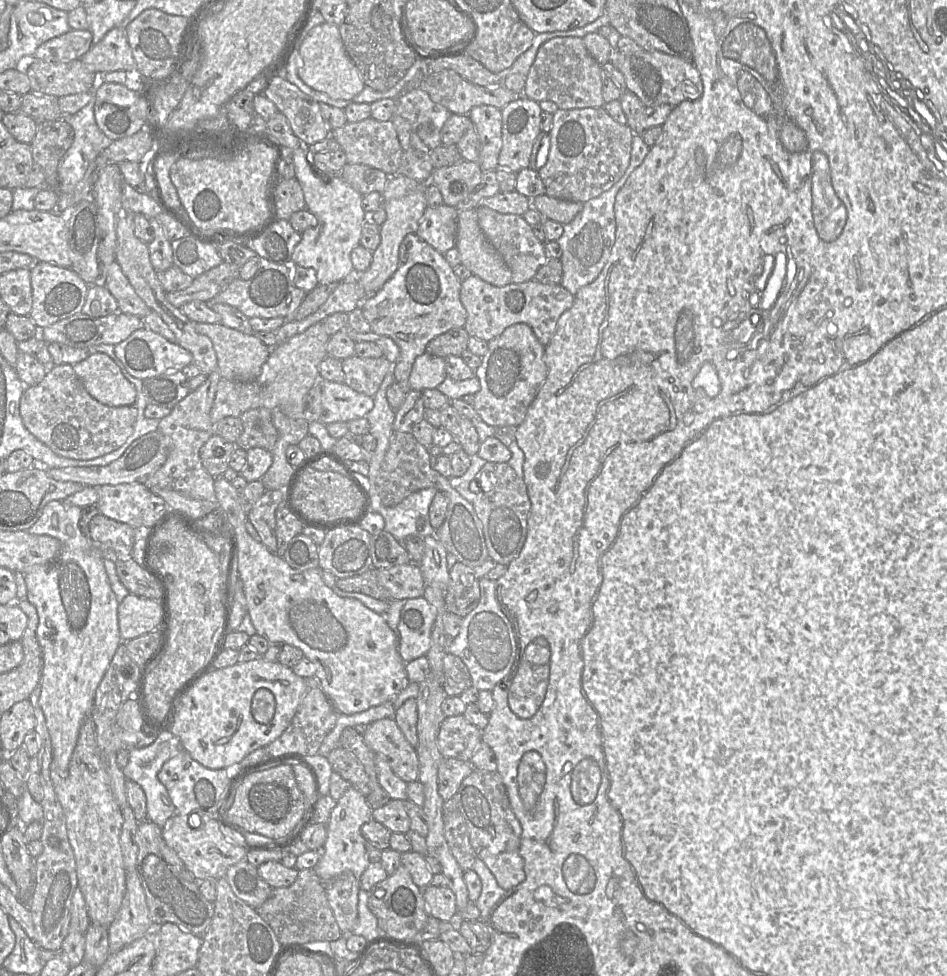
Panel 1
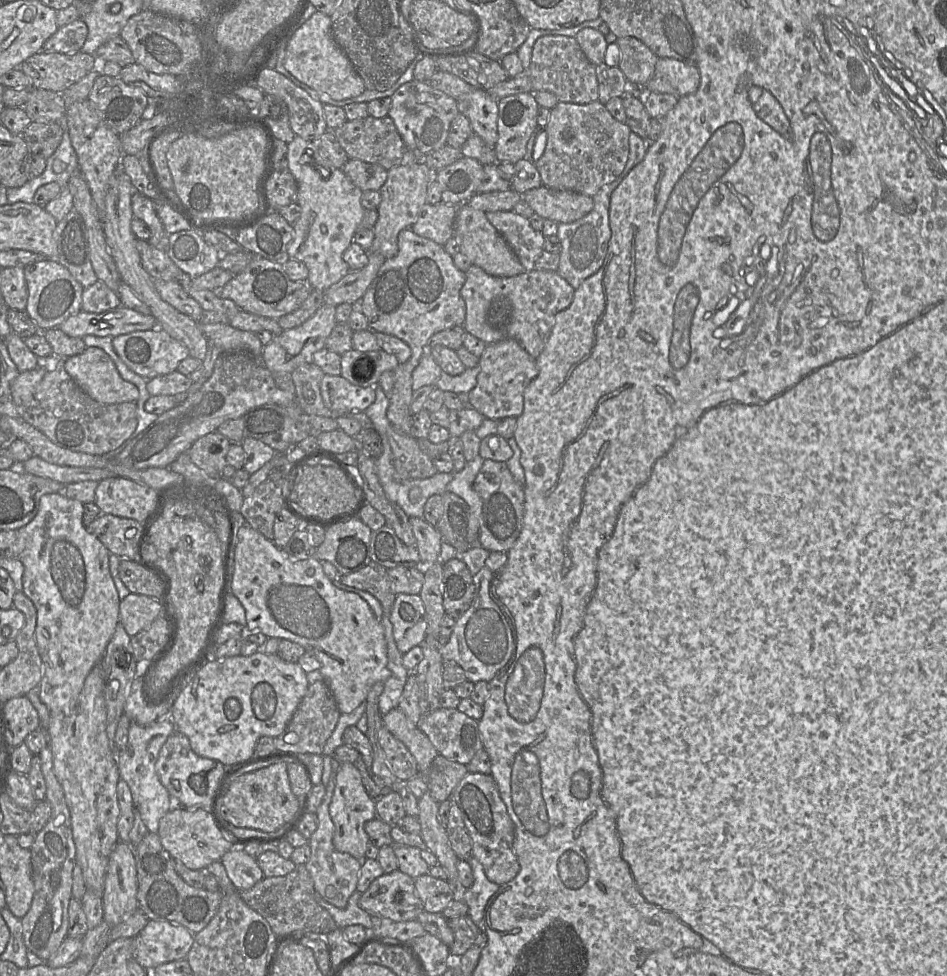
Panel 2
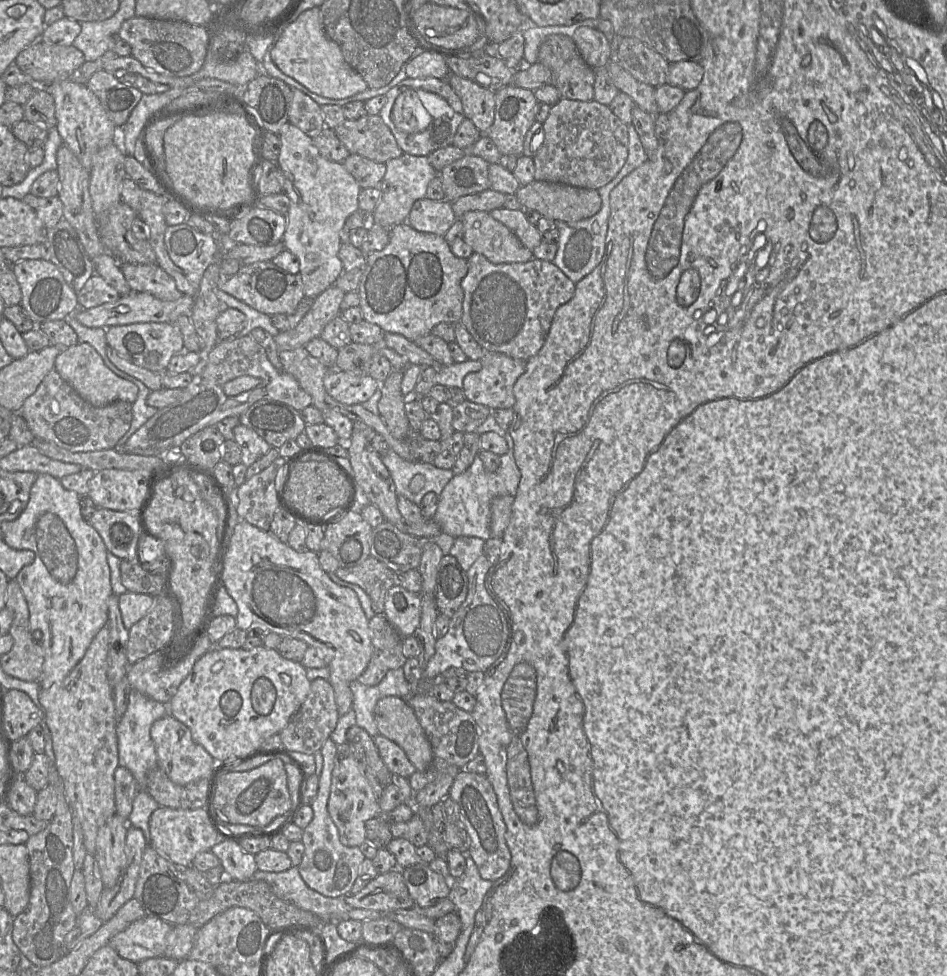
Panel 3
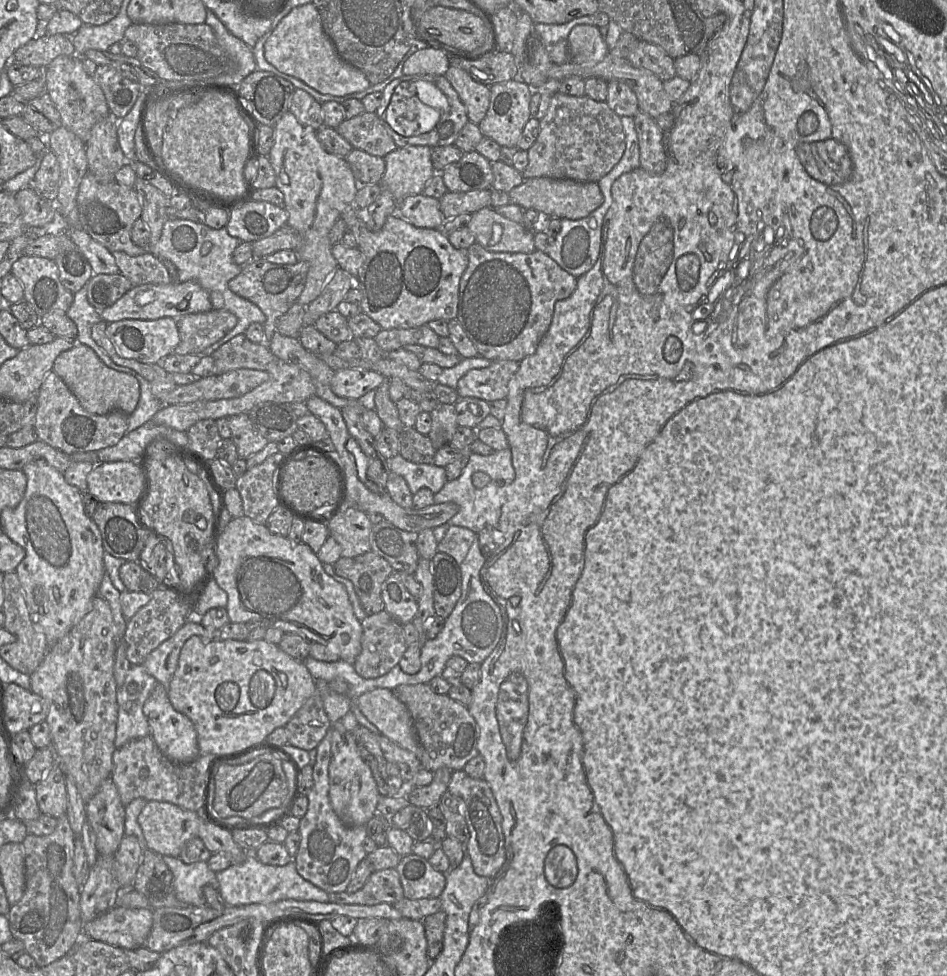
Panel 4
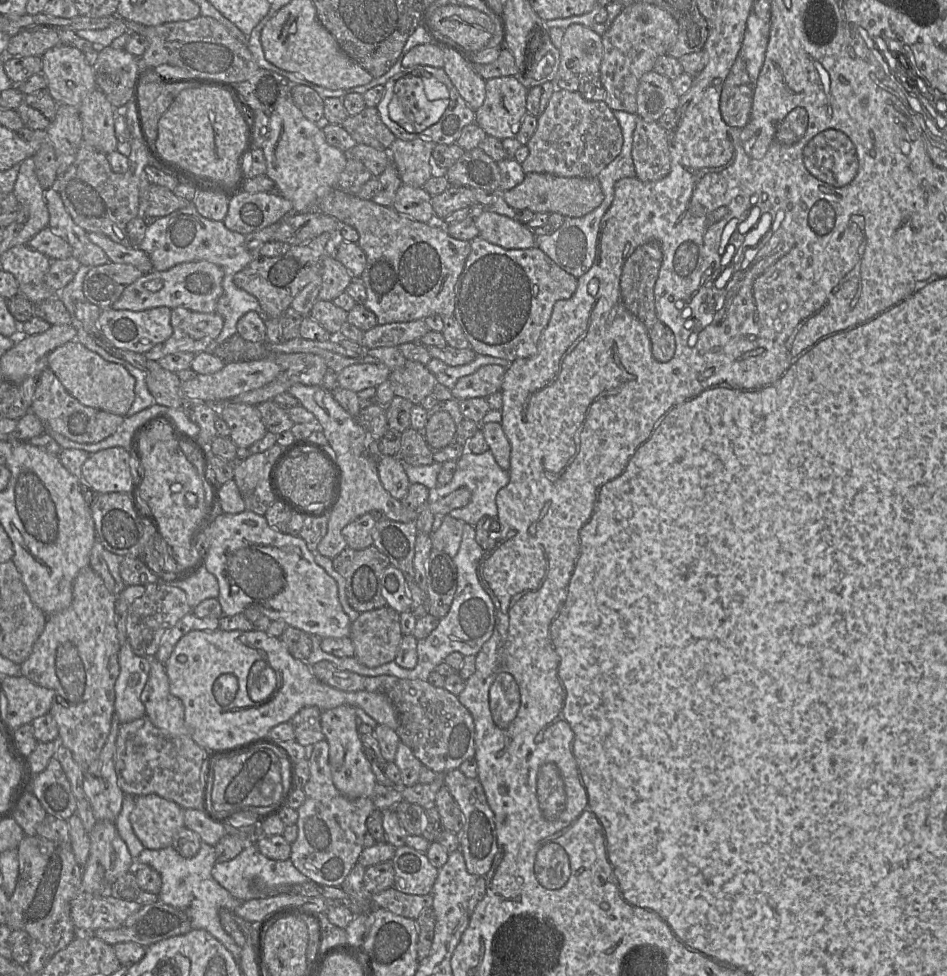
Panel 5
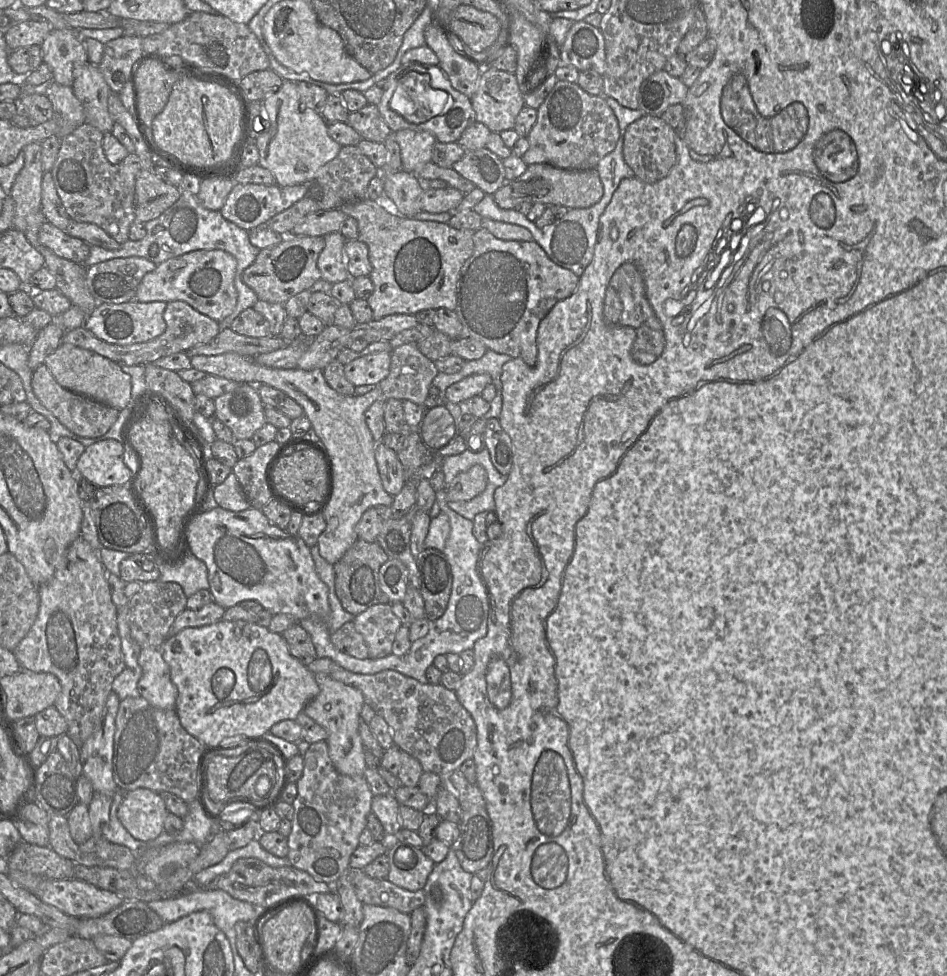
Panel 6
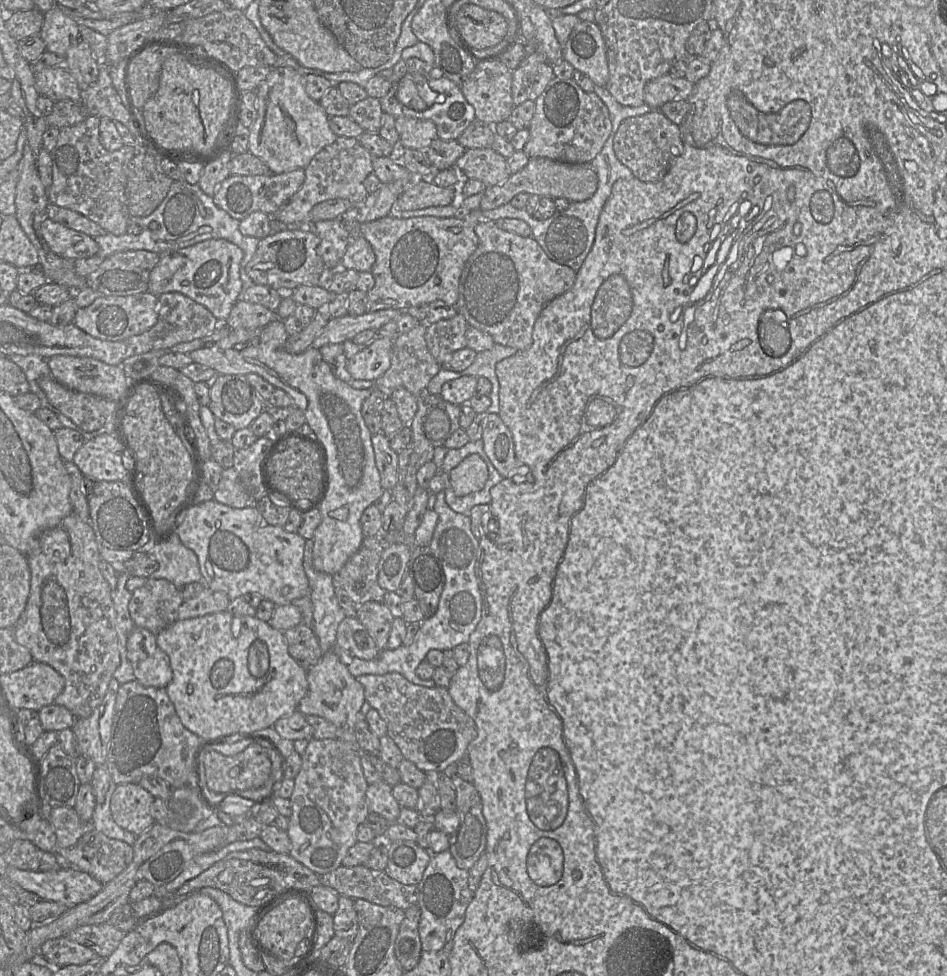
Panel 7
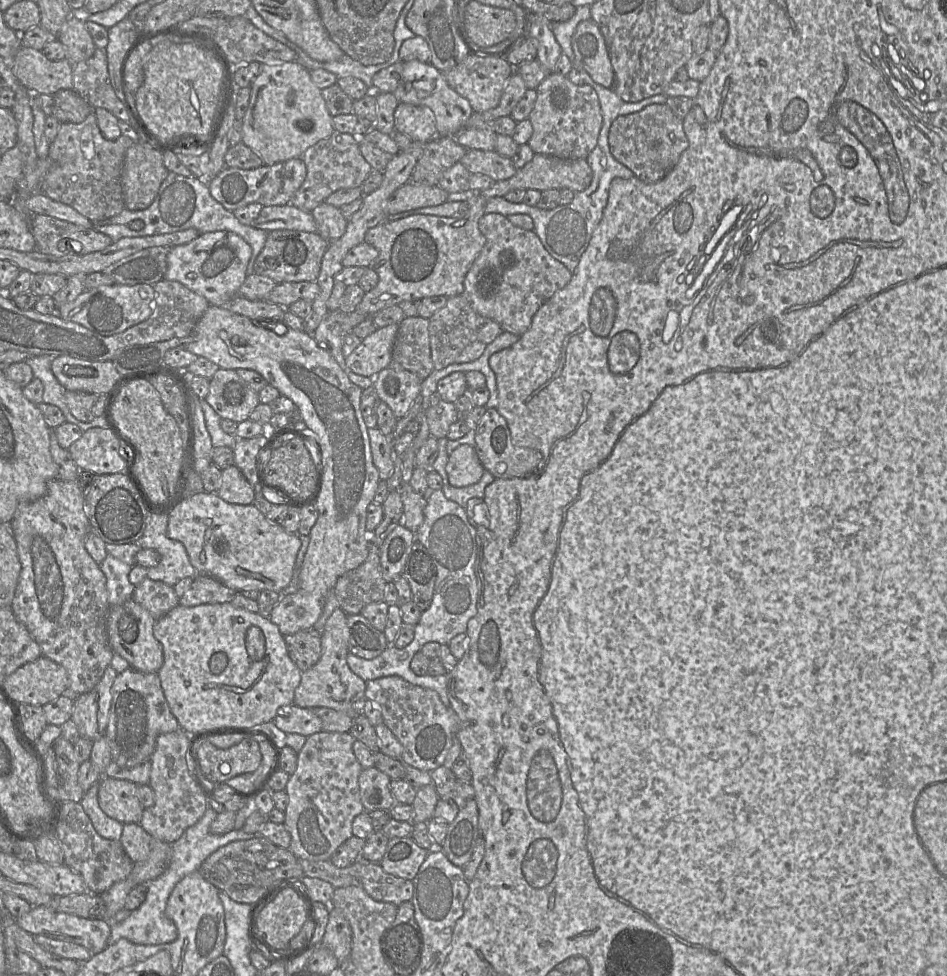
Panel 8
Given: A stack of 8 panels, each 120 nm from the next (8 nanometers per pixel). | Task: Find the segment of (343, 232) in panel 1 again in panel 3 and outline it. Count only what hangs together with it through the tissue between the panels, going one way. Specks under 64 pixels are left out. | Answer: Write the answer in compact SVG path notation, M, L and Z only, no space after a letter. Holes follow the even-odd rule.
M291 123L285 124L279 134L281 148L277 165L284 175L284 193L290 199L286 214L287 225L283 235L283 244L299 259L299 273L302 277L304 296L316 298L327 288L334 285L337 278L344 272L338 257L341 246L340 231L347 218L358 208L358 196L362 190L353 176L346 170L343 163L324 158L313 144L311 137Z

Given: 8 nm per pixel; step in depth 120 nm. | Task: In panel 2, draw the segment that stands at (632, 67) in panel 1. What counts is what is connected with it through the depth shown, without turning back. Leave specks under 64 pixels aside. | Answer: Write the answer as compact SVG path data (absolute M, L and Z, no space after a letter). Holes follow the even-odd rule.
M659 58L652 78L642 87L643 92L672 94L678 98L692 94L700 85L696 65L688 65L673 58Z

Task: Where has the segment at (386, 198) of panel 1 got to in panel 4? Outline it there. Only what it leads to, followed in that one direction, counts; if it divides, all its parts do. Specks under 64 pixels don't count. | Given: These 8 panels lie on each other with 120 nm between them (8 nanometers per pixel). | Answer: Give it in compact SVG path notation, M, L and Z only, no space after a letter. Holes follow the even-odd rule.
M428 146L398 147L387 154L384 160L386 170L380 186L391 192L397 204L409 196L423 193L436 173Z

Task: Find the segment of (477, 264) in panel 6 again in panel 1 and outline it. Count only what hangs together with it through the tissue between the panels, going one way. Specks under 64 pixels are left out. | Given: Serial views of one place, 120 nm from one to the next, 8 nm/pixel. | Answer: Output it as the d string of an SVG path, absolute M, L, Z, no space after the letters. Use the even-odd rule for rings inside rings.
M472 274L462 281L460 288L460 301L467 312L464 329L469 336L486 342L514 324L525 323L532 328L540 343L546 346L556 331L558 320L572 307L574 298L561 284L544 284L535 279L497 287Z

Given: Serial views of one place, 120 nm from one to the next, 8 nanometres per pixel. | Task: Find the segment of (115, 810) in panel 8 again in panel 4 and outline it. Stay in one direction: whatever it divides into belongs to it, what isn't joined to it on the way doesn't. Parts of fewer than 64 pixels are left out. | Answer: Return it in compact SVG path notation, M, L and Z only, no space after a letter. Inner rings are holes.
M148 801L138 816L147 848L161 856L179 857L187 841L198 837L204 819L201 811L189 811L168 802Z

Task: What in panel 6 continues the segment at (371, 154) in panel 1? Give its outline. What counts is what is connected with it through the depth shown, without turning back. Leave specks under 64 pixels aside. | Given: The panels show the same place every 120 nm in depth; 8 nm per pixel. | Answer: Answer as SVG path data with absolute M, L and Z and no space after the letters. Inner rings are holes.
M370 103L355 112L350 112L347 123L359 133L362 139L372 142L384 143L392 133L378 106Z

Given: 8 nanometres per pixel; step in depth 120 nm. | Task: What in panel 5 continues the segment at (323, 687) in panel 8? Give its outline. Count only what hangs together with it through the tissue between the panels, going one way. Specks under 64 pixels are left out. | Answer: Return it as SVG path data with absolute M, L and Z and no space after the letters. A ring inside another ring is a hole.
M341 705L321 712L321 727L329 745L329 764L335 787L347 798L371 798L377 784L358 734L356 707Z

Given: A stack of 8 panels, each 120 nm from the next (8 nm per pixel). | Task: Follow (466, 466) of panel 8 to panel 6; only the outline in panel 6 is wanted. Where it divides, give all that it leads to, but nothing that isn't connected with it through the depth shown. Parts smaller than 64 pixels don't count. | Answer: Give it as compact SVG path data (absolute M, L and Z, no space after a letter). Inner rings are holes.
M473 465L457 474L447 489L447 502L469 501L481 494L487 485L487 473L483 466Z

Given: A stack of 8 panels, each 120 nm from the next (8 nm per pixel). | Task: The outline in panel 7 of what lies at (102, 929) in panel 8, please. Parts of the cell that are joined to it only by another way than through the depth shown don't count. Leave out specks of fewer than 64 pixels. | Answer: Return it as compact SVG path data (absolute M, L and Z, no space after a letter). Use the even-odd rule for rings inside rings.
M108 923L80 926L67 938L93 950L100 958L107 958L118 947L125 933Z

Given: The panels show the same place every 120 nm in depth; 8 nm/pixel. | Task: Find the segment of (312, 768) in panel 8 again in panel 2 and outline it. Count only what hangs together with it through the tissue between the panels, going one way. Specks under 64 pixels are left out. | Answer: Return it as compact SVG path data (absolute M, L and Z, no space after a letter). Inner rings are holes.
M333 758L333 772L325 786L323 801L316 811L318 827L308 839L311 854L305 866L313 880L315 891L328 903L338 908L344 908L350 896L356 891L362 862L348 853L336 850L333 845L335 827L329 814L329 805L336 785L336 773L339 765L340 763Z

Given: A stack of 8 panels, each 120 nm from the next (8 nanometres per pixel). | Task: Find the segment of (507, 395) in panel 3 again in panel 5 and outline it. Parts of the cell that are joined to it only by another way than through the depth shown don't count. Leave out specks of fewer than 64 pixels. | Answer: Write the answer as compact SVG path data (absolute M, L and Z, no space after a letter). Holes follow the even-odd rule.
M485 365L474 373L461 377L451 389L453 399L487 398L501 391L506 368L500 365Z

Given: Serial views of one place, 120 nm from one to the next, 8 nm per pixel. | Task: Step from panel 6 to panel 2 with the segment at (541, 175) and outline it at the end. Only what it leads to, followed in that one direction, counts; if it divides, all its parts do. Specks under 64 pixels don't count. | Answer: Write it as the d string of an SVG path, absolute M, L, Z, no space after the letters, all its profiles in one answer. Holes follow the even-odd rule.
M544 185L522 194L533 211L545 219L557 223L571 223L587 215L594 206L591 196L568 191L555 190Z

